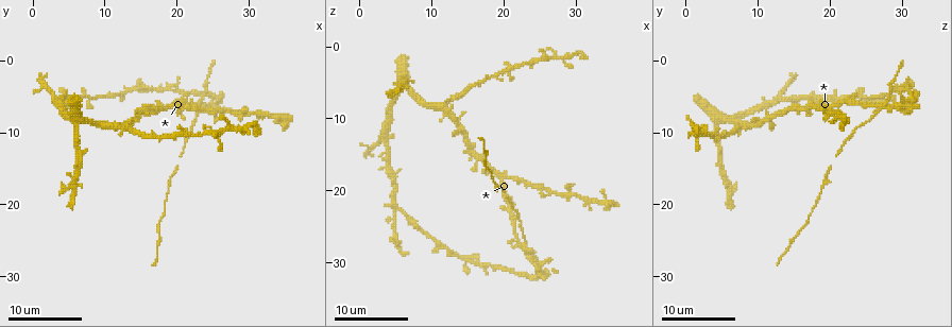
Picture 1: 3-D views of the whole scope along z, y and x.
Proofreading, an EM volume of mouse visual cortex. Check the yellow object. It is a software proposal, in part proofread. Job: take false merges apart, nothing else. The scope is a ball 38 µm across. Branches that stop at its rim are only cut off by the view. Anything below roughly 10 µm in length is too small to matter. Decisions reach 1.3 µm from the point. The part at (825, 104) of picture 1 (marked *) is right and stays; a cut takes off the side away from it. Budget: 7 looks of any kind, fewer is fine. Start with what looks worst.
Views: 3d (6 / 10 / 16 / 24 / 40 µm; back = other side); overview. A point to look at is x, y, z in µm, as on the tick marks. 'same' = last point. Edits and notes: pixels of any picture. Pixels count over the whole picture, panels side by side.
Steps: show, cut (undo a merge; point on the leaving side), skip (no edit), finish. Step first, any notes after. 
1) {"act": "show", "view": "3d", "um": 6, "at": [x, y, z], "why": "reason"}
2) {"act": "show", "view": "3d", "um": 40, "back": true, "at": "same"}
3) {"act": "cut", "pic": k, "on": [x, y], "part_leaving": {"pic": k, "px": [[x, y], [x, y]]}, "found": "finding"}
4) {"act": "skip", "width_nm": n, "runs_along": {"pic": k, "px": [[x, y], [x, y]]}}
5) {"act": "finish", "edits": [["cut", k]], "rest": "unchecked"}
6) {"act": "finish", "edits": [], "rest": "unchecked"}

{"act": "show", "view": "3d", "um": 10, "at": [11.5, 9.5, 7.5]}

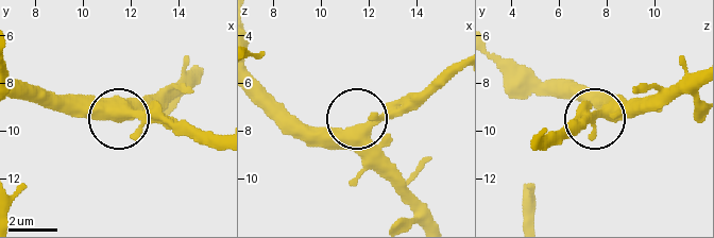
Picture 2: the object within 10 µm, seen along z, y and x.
{"act": "skip", "side_arm_um": 24, "runs_along": {"pic": 2, "px": [[201, 75], [120, 116], [187, 122]]}, "found": "continuous, no second cell"}

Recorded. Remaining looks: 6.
{"act": "show", "view": "3d", "um": 10, "at": [21.0, 12.5, 21.5], "why": "thick turns thin"}

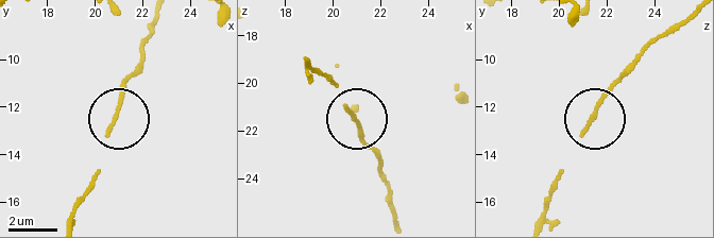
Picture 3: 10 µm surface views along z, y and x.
{"act": "skip", "found": "one cell here"}

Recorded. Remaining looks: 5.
{"act": "show", "view": "3d", "um": 6, "at": [20.5, 6.5, 18.0], "why": "three arms meet"}

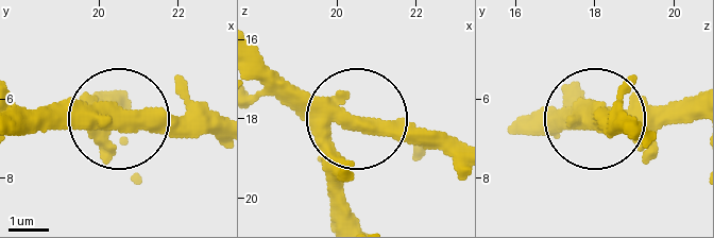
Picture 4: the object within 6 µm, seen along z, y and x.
{"act": "skip", "width_nm": 400, "found": "continuous, no second cell"}

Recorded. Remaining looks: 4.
{"act": "finish", "edits": [], "rest": "unchecked"}

